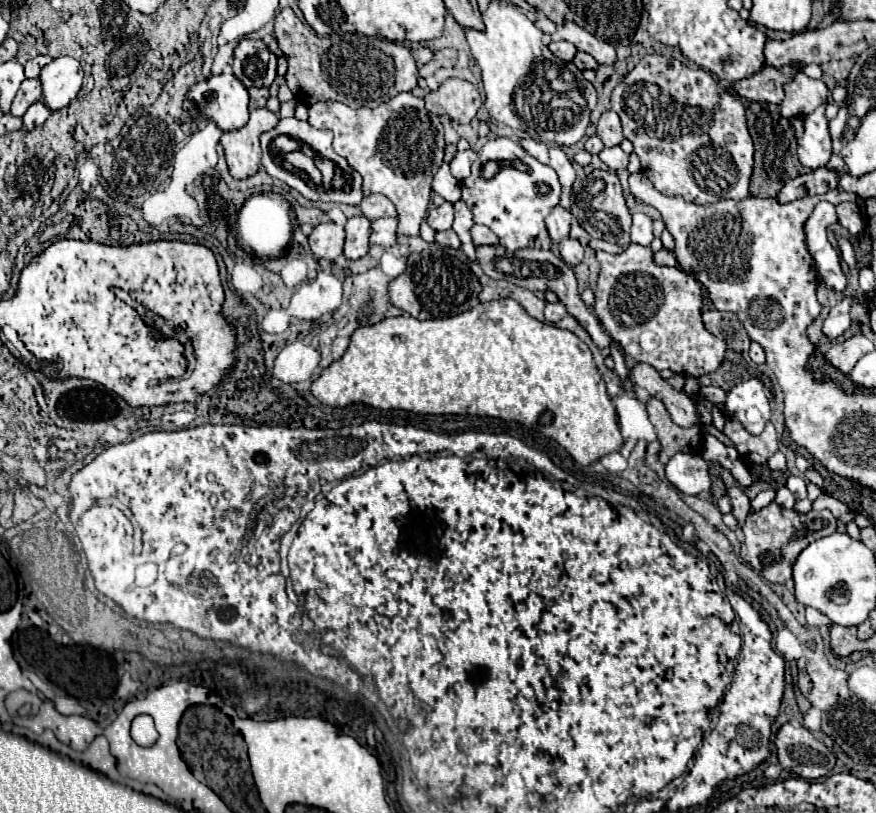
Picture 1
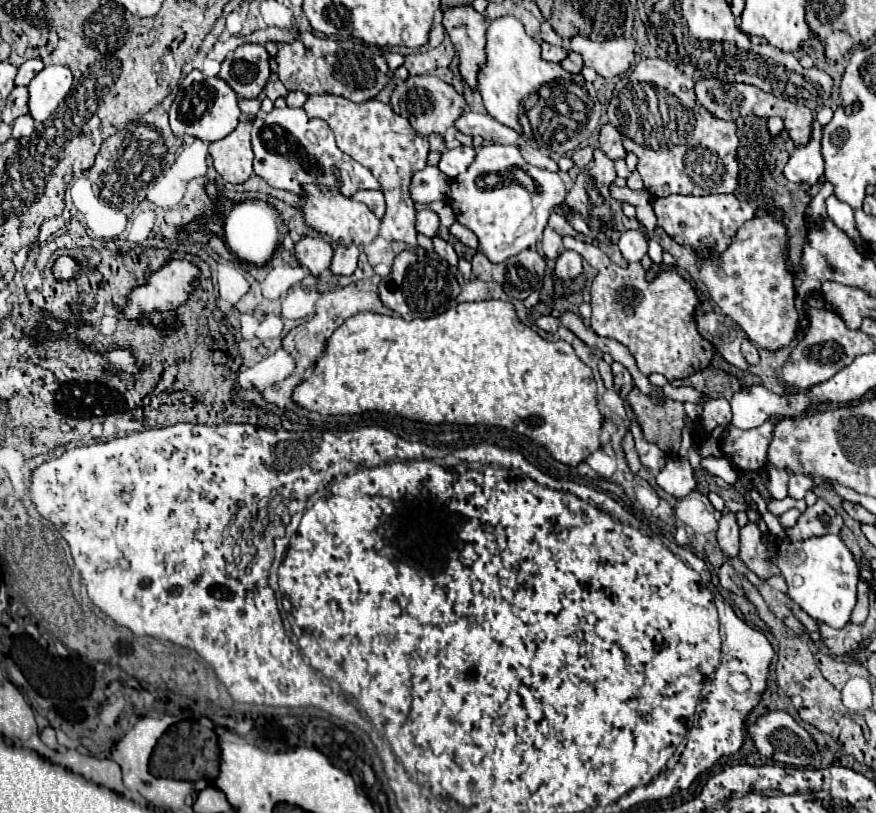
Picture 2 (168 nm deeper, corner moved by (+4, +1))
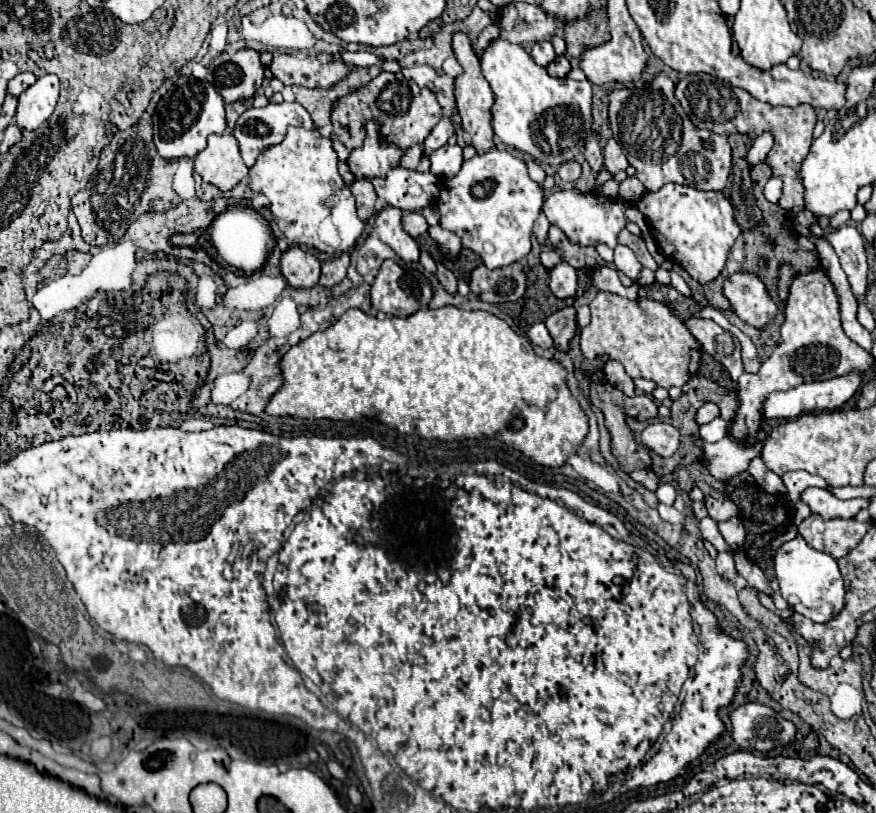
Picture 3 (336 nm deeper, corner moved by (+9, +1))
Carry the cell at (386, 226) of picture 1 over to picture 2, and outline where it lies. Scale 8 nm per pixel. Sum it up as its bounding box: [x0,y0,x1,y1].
[297,173,381,247]

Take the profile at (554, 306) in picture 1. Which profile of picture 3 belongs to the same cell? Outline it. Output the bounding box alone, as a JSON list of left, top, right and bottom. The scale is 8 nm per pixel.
[528,323,554,347]

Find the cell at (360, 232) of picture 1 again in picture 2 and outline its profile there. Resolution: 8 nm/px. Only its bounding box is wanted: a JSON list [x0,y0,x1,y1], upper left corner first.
[331,245,359,275]

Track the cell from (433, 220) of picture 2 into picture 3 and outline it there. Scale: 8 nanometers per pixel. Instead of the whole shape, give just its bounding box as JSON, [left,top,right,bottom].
[402,211,428,239]

